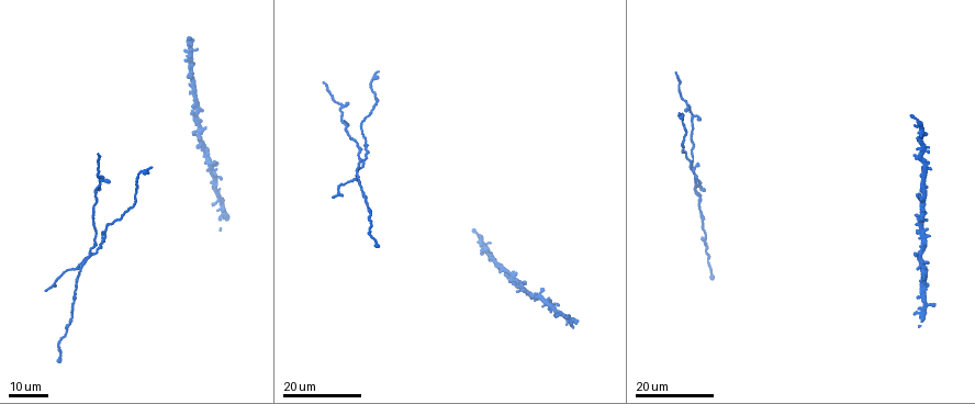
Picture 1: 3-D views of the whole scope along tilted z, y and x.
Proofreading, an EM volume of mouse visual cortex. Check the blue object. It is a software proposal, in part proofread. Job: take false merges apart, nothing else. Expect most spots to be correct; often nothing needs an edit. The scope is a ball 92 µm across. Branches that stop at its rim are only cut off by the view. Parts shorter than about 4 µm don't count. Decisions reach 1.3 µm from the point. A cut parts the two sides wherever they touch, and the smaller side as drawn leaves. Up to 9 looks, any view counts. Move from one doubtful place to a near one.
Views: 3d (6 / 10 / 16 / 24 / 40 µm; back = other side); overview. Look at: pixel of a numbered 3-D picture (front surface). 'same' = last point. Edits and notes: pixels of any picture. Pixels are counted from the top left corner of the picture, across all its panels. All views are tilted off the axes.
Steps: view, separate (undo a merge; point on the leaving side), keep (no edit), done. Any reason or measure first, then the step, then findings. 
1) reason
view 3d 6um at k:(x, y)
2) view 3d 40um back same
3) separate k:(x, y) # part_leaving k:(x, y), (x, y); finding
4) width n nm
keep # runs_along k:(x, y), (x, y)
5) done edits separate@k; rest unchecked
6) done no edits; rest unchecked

looks like a crossing
view 3d 16um at 1:(89, 256)

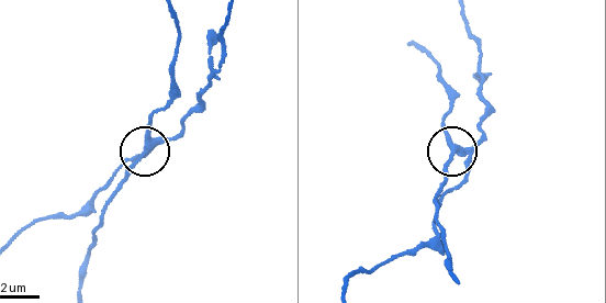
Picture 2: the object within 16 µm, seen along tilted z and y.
view 3d 10um at 2:(147, 146)

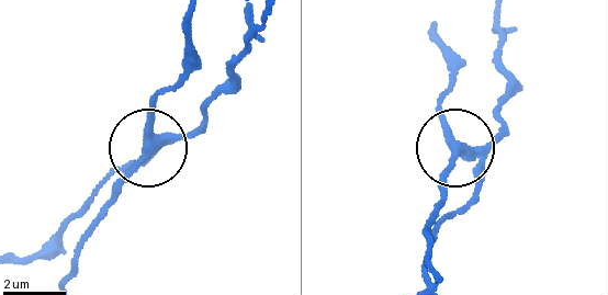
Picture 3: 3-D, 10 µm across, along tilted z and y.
side_arm 39 um
separate 3:(476, 193) # part_leaving 3:(485, 149), (503, 123), (504, 34), (497, 15); a second neuron is stuck on

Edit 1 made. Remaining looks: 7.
view overview

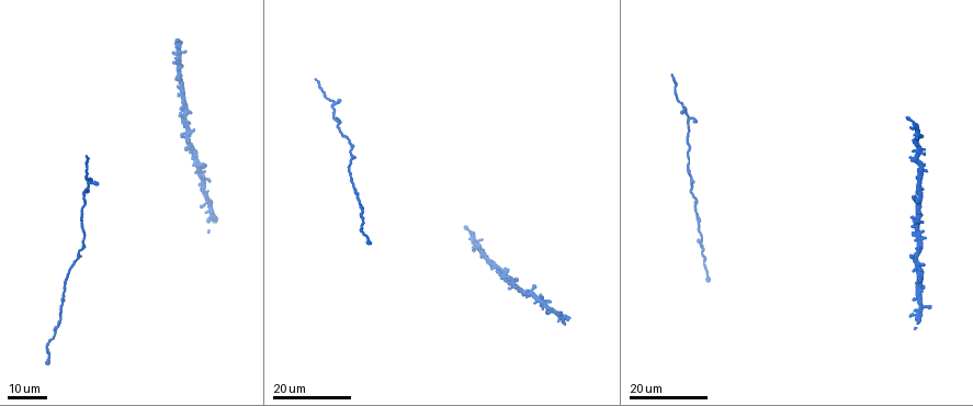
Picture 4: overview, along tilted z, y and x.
a narrow waist
view 3d 24um at 4:(701, 244)

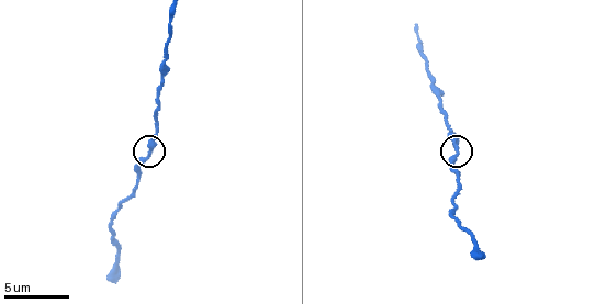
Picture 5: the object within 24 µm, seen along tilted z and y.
closer look
view 3d 6um at 5:(148, 154)

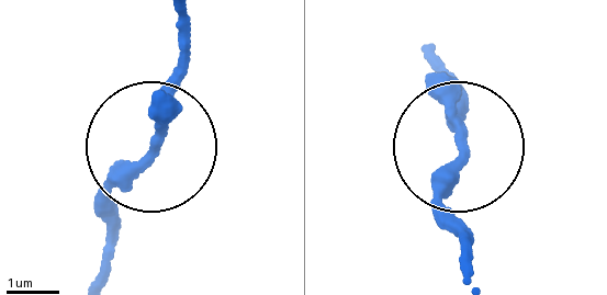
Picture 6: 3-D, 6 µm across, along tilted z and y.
keep # all the same neuron

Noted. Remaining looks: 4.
calibre changes
view 3d 16um at 4:(680, 105)

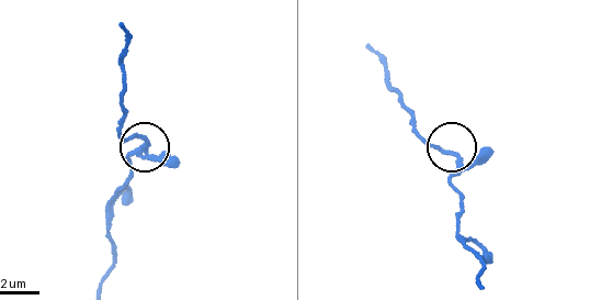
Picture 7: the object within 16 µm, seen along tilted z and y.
view 3d 6um at 7:(450, 154)

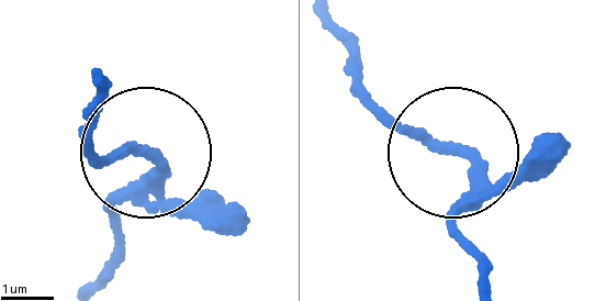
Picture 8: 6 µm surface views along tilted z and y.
width 230 nm
keep # runs_along 8:(480, 288), (460, 218), (469, 163), (393, 125), (362, 88); all the same neuron

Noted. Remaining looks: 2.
a fork
view 3d 24um at 4:(82, 190)

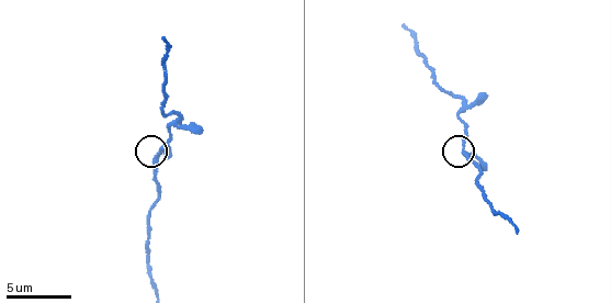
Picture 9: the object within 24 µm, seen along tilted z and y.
view 3d 6um at 9:(155, 158)

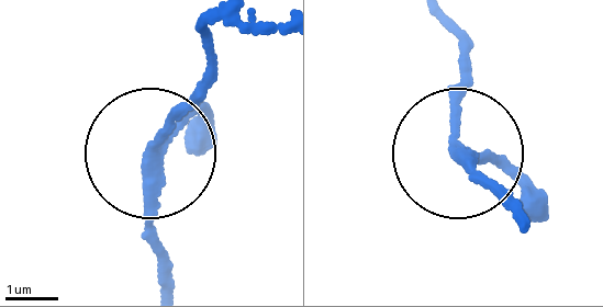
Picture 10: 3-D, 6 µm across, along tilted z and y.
side_arm 17 um
keep # runs_along 10:(204, 109), (154, 145), (200, 84); all the same neuron

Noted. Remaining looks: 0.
done edits separate@3; rest unchecked

